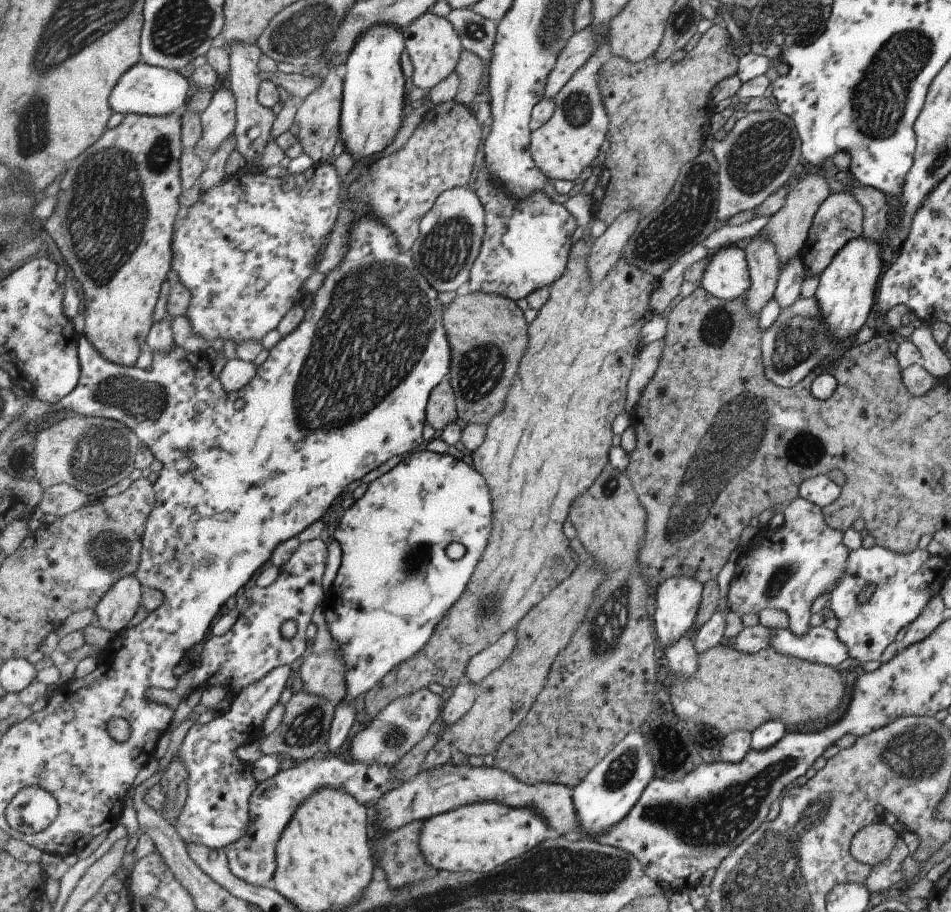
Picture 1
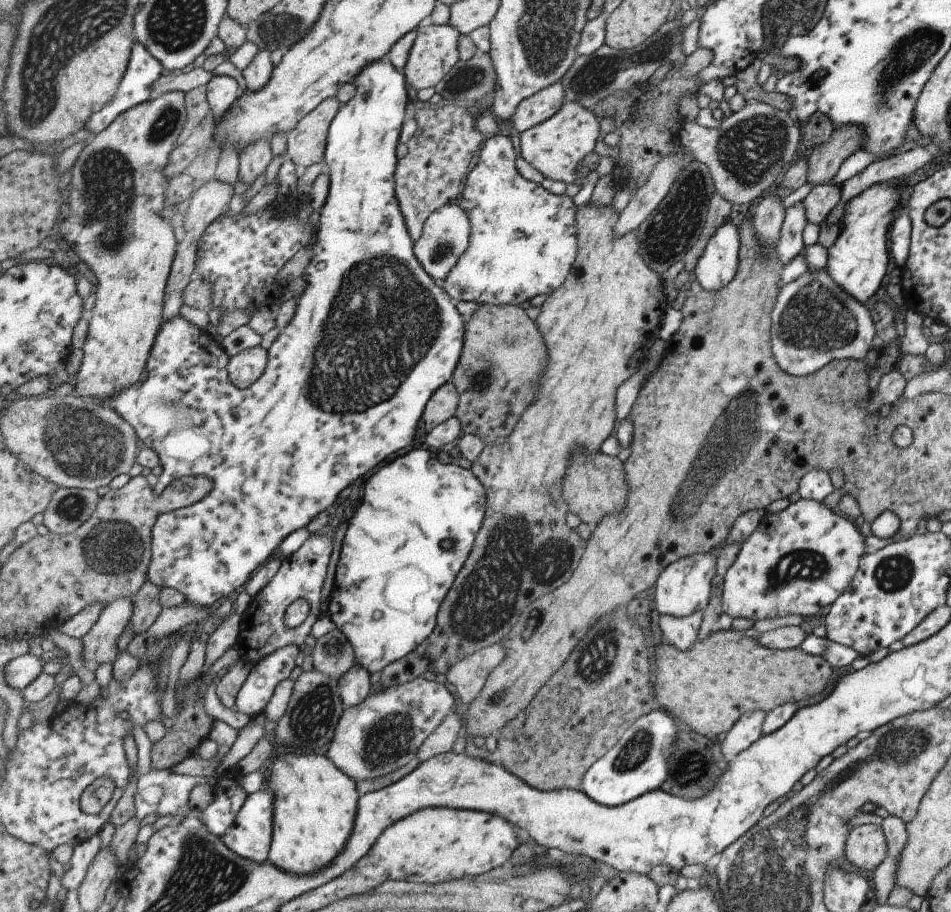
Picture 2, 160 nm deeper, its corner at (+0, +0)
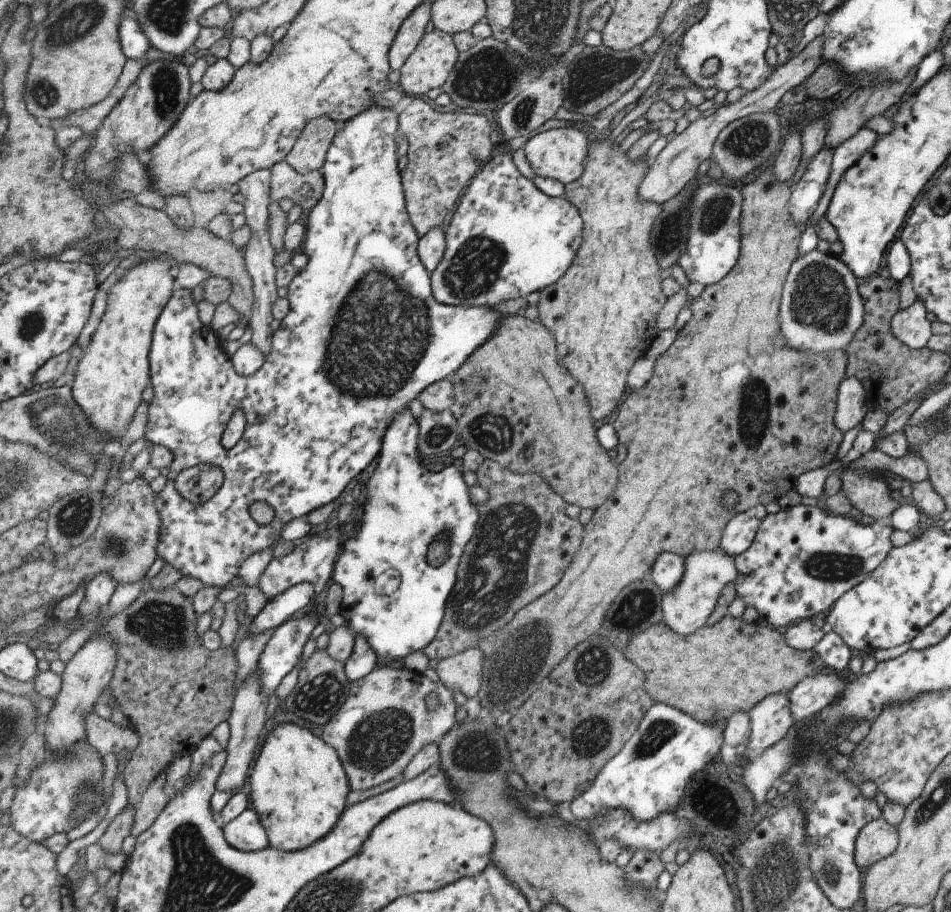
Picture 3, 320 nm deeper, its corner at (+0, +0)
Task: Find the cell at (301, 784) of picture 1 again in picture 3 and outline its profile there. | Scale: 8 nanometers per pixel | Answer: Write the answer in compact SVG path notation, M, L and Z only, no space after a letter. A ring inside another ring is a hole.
M253 807L225 825L224 833L230 845L246 853L257 852L271 846L268 832Z

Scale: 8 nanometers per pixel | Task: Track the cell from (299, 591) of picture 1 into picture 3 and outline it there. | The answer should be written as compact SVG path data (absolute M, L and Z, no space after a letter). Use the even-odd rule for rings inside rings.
M311 537L304 543L295 546L295 549L288 555L274 558L264 570L260 578L260 583L258 584L261 592L263 592L267 598L267 602L272 600L277 594L281 594L281 592L285 592L285 590L289 590L291 586L301 584L301 582L310 582L313 584L315 593L319 594L319 592L325 588L325 584L331 580L334 573L335 562L339 560L344 546L344 539L336 540Z

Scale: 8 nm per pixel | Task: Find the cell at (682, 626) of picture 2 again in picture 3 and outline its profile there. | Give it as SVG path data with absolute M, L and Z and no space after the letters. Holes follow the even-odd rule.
M719 547L710 551L690 552L685 558L683 578L673 590L669 590L663 596L663 622L683 636L689 636L703 628L707 624L707 617L711 614L721 589L727 583L734 581L737 576L738 570L734 558Z

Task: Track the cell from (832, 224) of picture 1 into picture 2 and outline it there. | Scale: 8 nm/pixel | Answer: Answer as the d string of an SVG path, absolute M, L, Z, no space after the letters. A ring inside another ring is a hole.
M841 184L816 186L801 201L806 222L820 226L839 200Z

